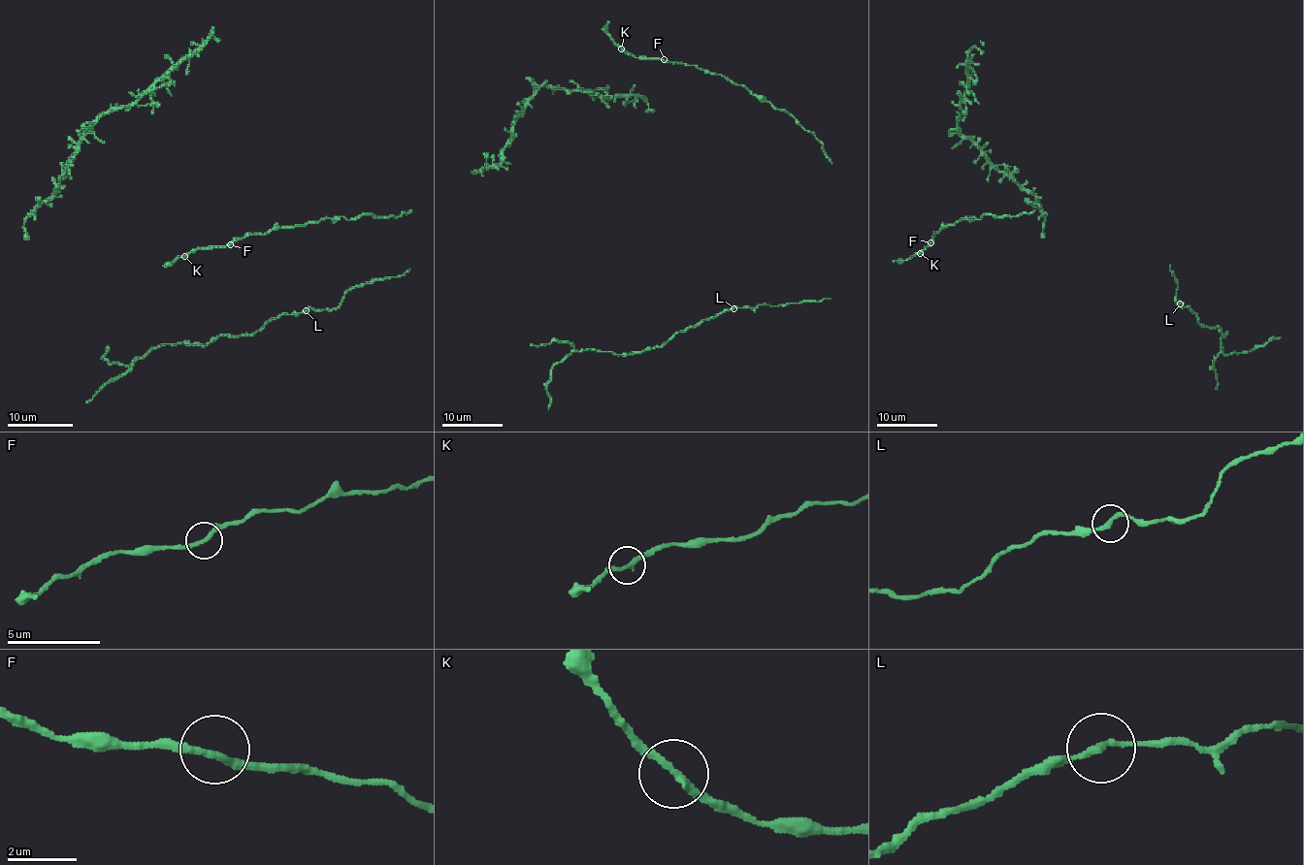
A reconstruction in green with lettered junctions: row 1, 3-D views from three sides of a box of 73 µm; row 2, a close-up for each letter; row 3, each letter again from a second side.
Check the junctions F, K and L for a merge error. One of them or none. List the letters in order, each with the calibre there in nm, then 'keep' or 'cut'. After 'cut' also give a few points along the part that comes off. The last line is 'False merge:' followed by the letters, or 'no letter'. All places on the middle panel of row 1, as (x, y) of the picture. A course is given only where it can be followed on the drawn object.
F: 200 nm | keep
K: 220 nm | keep
L: 200 nm | keep
False merge: no letter

